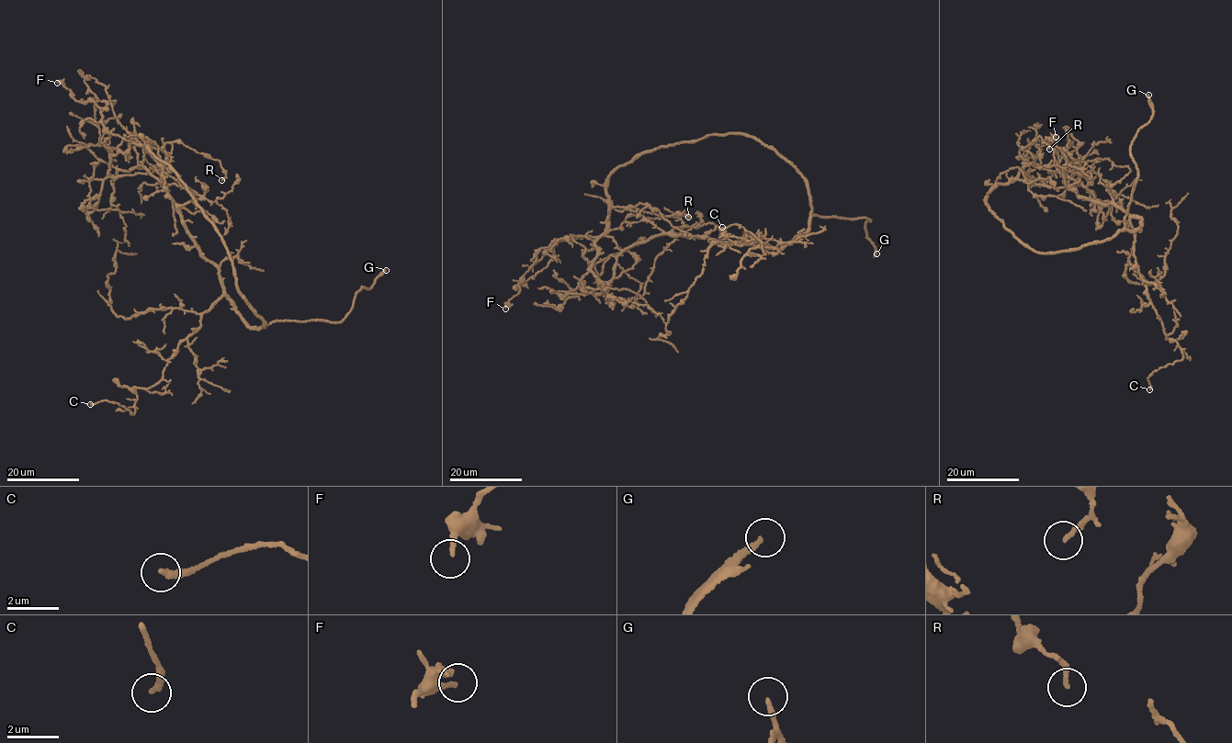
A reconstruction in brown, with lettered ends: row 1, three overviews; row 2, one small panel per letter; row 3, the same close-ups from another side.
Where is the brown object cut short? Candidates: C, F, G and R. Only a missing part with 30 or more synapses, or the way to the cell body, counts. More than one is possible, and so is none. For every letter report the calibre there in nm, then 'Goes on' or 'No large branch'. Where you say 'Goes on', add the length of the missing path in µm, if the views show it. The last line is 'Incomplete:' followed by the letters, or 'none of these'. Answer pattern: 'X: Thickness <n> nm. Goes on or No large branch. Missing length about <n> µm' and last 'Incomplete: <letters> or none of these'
C: Thickness 280 nm. No large branch
F: Thickness 180 nm. No large branch
G: Thickness 200 nm. Goes on. Missing length about 15 µm
R: Thickness 190 nm. No large branch
Incomplete: G

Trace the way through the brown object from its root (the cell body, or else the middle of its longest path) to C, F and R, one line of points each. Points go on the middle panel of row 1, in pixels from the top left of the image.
C: (725, 241), (759, 246), (762, 237), (757, 242), (764, 243), (749, 253), (765, 254), (743, 227), (722, 227)
F: (725, 241), (667, 234), (620, 250), (603, 233), (594, 240), (577, 235), (560, 238), (539, 249), (505, 309)
R: (725, 241), (667, 234), (620, 250), (606, 235), (633, 215), (688, 217)

